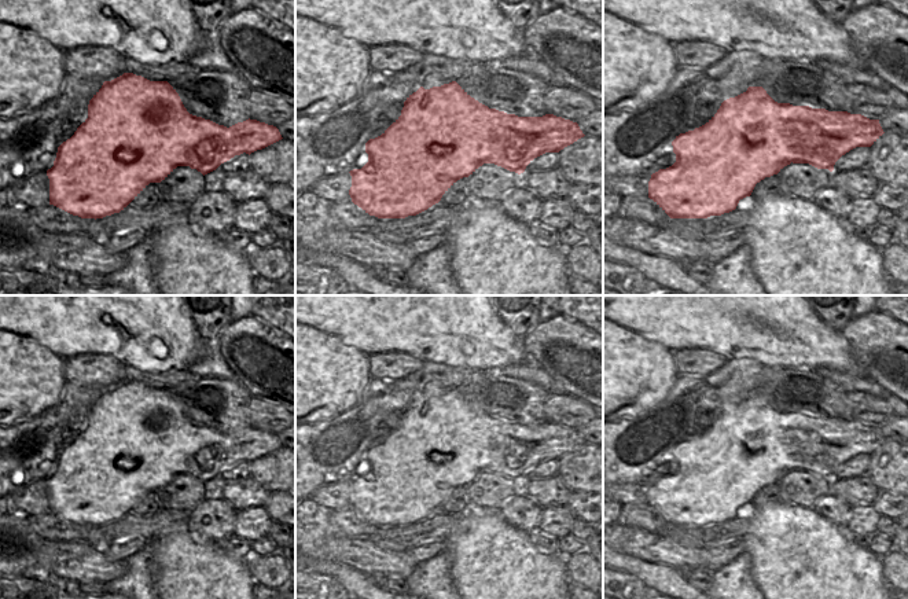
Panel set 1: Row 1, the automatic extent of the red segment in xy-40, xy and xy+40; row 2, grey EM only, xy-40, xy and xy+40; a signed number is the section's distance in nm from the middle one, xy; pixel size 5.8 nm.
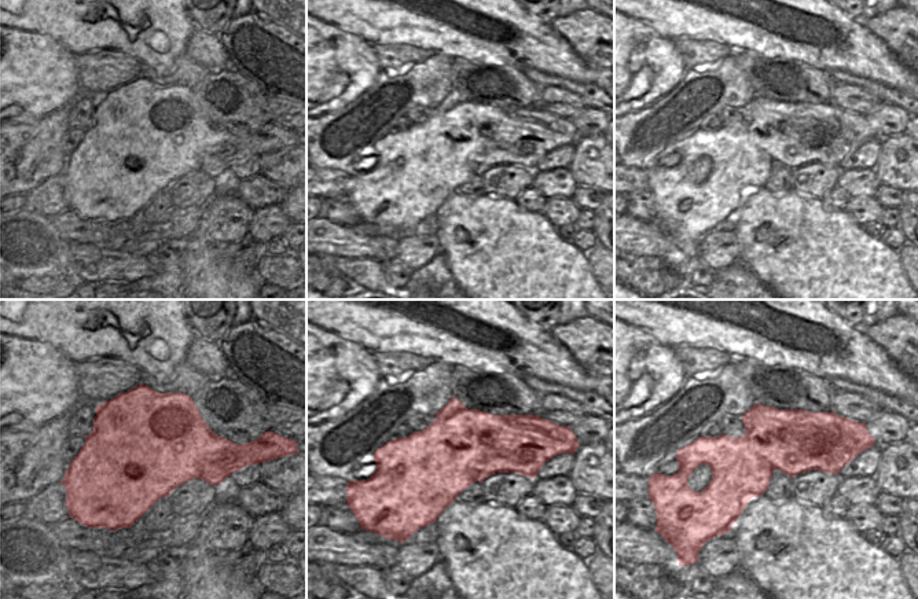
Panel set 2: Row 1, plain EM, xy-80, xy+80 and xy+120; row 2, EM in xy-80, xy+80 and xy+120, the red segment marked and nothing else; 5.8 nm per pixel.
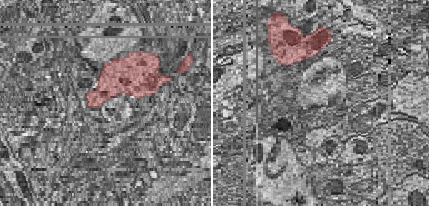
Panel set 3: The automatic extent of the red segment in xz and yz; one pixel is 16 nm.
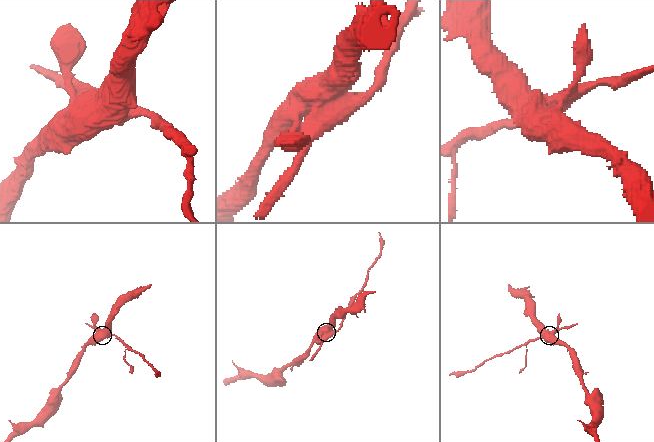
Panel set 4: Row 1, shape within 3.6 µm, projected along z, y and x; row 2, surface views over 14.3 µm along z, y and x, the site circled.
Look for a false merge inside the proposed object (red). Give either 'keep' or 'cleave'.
cleave

